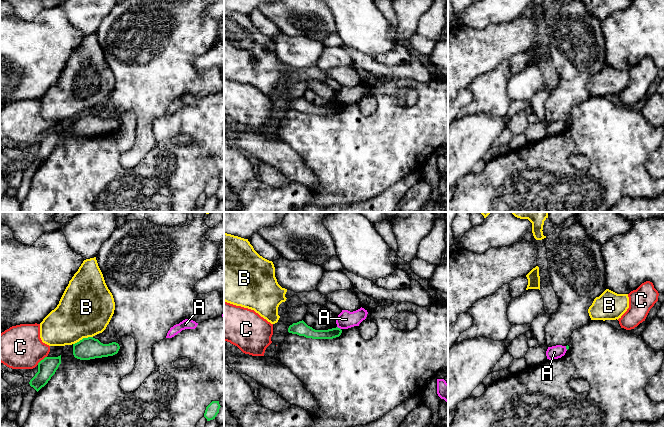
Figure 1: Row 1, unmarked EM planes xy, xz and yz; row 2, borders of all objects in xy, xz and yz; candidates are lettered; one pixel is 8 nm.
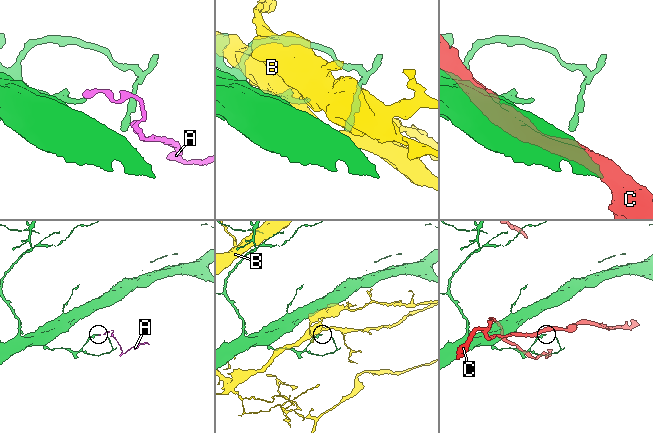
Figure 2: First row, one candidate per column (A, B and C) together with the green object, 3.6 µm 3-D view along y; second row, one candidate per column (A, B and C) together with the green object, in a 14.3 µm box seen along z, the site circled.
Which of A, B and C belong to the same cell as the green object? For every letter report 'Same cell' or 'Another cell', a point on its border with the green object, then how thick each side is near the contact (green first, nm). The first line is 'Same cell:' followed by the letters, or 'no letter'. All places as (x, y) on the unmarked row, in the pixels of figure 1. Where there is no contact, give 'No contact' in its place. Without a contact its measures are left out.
Same cell: no letter
A: Another cell. Touches green at xz (339, 104). Thickness 90 nm (green) against 140 nm
B: Another cell. Touches green at xy (83, 114). Thickness 180 nm (green) against 440 nm
C: Another cell. Touches green at xy (41, 136). Thickness 150 nm (green) against 360 nm

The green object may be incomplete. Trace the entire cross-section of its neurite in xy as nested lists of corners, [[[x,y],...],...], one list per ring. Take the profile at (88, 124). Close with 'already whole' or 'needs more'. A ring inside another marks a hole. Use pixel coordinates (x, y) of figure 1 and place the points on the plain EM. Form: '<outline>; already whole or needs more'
[[[93,113],[83,114],[73,120],[73,131],[80,136],[90,136],[113,132],[118,129],[120,122],[116,118],[103,120]]]; already whole

